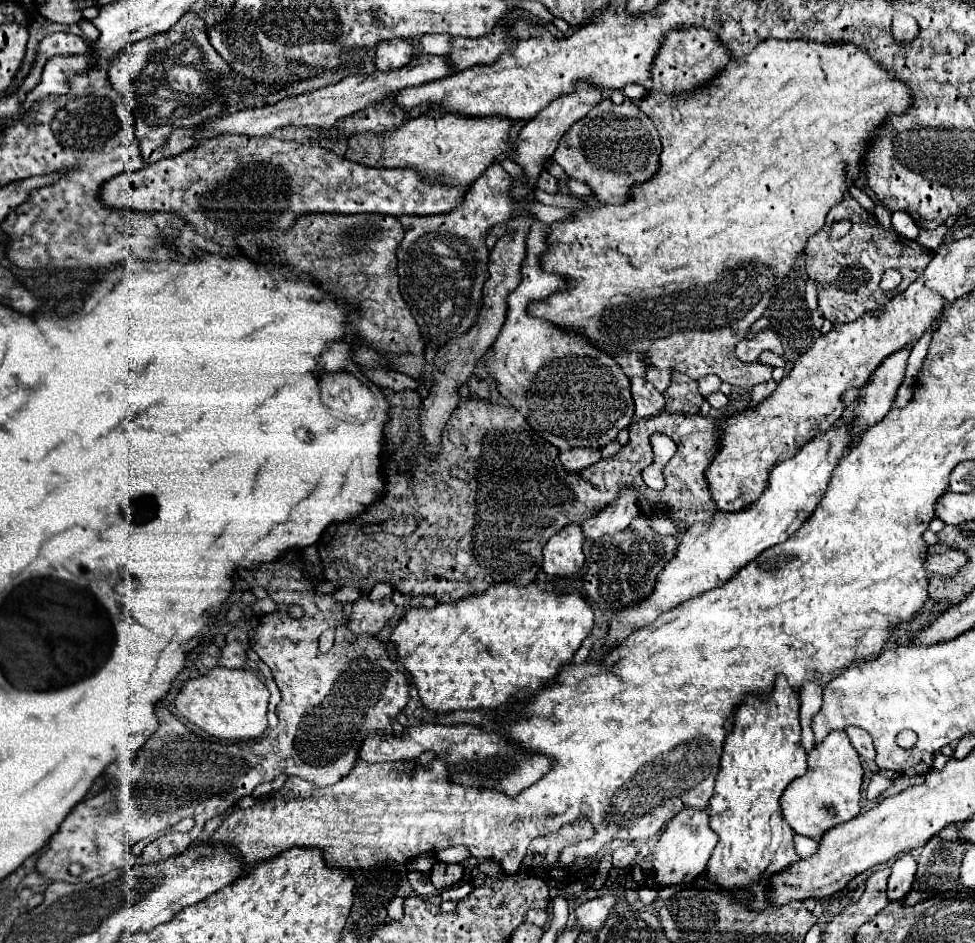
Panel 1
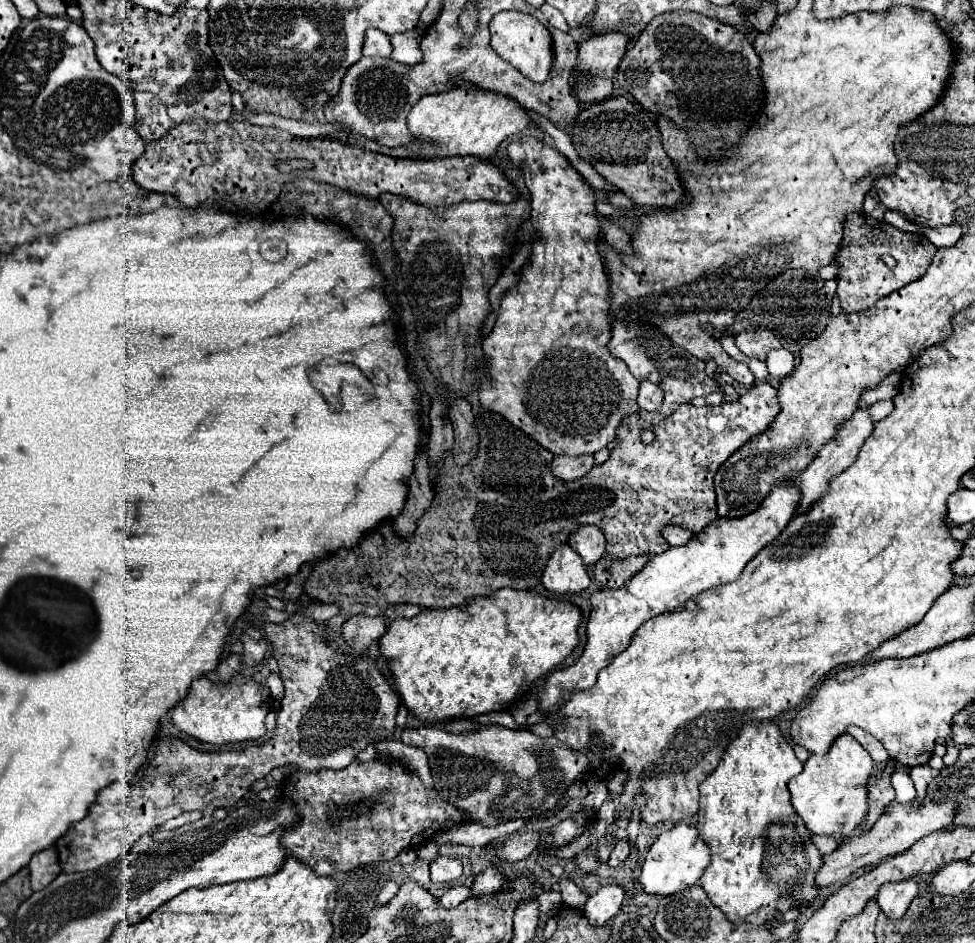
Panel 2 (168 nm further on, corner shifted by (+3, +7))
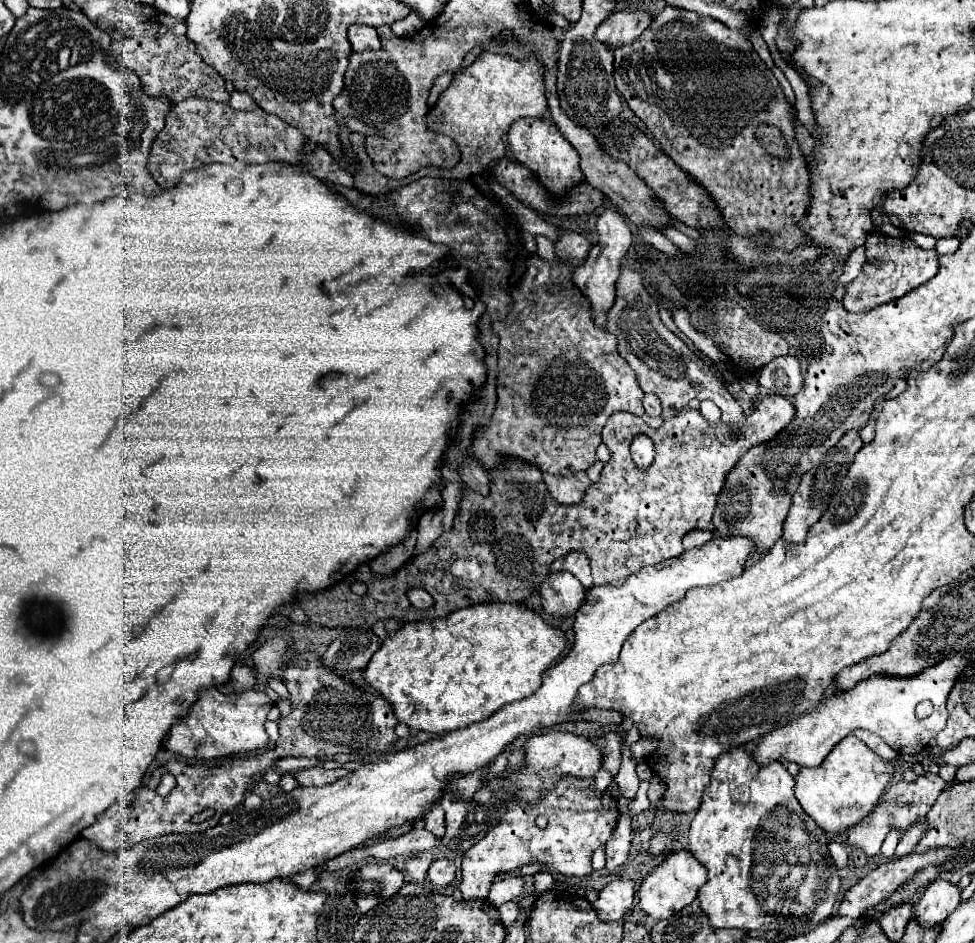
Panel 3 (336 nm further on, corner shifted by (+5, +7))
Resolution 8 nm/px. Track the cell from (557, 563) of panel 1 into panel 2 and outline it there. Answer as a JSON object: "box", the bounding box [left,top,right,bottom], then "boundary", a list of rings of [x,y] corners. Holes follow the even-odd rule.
{"box":[543,544,591,594],"boundary":[[[563,544],[549,558],[543,572],[543,584],[551,594],[579,594],[589,588],[591,578],[583,562],[579,562],[579,554]]]}

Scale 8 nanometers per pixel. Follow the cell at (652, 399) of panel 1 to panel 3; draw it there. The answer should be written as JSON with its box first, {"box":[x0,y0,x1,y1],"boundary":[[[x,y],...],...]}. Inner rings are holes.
{"box":[643,394,661,416],"boundary":[[[645,394],[643,408],[649,416],[659,416],[661,414],[661,404],[659,404],[659,398],[655,394]]]}

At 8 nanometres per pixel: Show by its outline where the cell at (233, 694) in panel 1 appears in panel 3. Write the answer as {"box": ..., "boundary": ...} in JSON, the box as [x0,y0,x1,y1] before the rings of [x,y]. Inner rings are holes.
{"box":[167,686,273,758],"boundary":[[[215,686],[203,688],[199,698],[189,708],[189,714],[181,718],[179,724],[173,724],[167,738],[167,748],[175,754],[189,758],[219,758],[229,754],[247,754],[267,746],[269,736],[265,732],[267,712],[273,702],[265,692],[243,690],[239,694],[221,694]]]}

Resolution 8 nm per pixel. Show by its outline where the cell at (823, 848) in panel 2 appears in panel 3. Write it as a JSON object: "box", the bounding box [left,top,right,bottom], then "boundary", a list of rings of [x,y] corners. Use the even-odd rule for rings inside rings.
{"box":[829,842,849,868],"boundary":[[[829,842],[829,854],[831,854],[833,862],[835,862],[839,868],[845,868],[845,866],[849,864],[847,848],[845,848],[841,842]]]}

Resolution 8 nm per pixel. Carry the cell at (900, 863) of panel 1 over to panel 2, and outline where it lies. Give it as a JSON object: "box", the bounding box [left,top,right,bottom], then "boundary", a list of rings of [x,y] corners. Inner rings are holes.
{"box":[877,878,919,920],"boundary":[[[911,878],[911,882],[893,882],[891,886],[881,886],[877,902],[881,912],[891,920],[901,920],[907,912],[911,900],[919,894],[917,880]]]}

